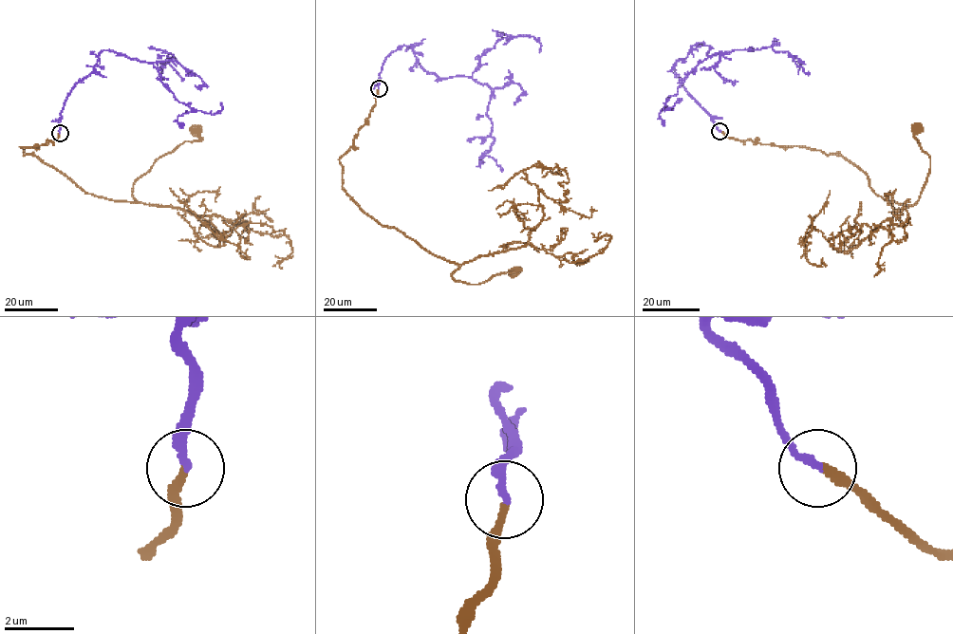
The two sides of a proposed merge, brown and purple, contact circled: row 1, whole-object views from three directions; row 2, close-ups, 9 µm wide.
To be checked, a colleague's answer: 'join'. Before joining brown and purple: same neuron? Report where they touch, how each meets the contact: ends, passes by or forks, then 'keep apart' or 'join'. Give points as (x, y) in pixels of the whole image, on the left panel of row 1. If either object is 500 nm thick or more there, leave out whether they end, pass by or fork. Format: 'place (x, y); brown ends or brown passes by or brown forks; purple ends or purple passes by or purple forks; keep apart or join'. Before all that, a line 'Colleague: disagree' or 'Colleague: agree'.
Colleague: agree
place (60, 133); brown ends; purple ends; join

